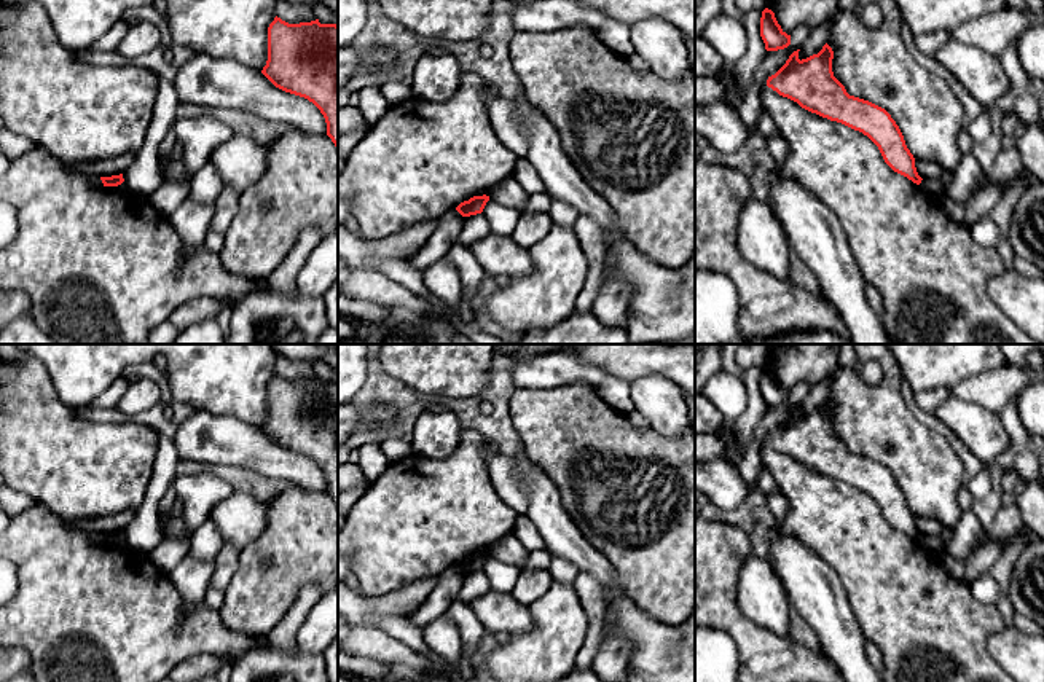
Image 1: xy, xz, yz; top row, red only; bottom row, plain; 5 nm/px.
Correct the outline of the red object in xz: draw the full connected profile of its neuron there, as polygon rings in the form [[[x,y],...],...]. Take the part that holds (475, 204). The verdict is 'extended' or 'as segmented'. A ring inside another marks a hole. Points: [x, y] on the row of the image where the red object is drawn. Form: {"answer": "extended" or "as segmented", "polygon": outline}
{"answer": "as segmented", "polygon": [[[483,194],[483,196],[473,196],[469,201],[461,202],[456,210],[462,215],[462,217],[470,217],[470,215],[477,215],[481,214],[486,202],[489,201],[489,196]]]}

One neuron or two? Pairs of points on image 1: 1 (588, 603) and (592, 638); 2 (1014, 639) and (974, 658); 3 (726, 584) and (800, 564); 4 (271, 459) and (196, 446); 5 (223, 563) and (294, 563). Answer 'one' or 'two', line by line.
1: one
2: two
3: two
4: one
5: two

